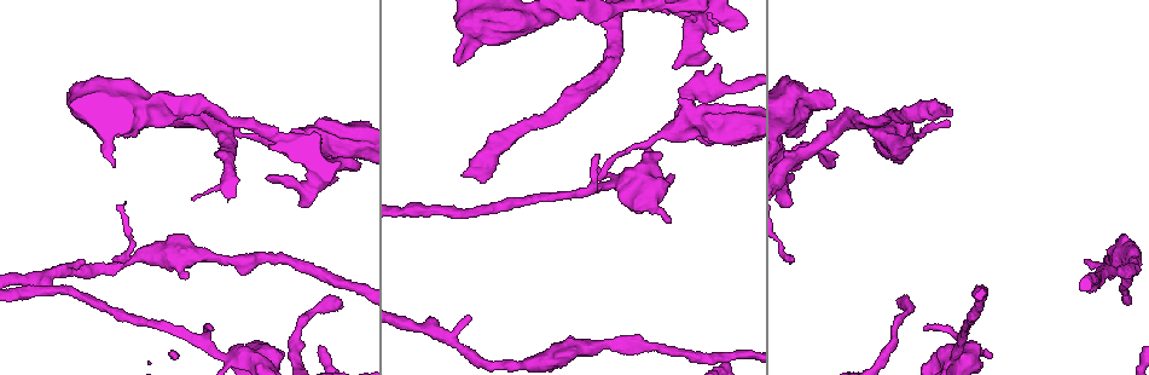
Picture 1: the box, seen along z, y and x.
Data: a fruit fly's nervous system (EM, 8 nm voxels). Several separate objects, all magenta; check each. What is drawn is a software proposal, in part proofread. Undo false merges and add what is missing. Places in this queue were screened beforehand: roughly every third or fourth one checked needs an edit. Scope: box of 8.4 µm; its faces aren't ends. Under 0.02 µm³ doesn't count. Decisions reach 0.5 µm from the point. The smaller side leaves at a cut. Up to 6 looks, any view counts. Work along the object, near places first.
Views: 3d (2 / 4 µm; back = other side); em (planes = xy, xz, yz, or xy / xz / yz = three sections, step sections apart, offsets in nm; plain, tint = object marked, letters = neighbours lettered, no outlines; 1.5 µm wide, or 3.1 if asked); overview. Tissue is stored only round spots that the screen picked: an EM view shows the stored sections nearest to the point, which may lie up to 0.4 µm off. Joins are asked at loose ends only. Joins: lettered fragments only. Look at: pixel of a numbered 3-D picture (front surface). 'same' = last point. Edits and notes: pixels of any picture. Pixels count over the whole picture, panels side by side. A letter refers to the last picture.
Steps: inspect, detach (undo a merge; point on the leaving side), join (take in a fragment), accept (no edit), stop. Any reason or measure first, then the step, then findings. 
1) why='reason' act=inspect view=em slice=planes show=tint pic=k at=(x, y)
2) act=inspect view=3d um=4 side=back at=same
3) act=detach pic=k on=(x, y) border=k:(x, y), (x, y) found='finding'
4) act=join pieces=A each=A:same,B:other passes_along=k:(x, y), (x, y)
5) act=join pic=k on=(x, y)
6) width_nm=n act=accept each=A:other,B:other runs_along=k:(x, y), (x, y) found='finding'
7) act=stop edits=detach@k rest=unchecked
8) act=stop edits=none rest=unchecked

why='tapers out' act=inspect view=em slice=xy step=4 show=tint pic=1 at=(899, 299)

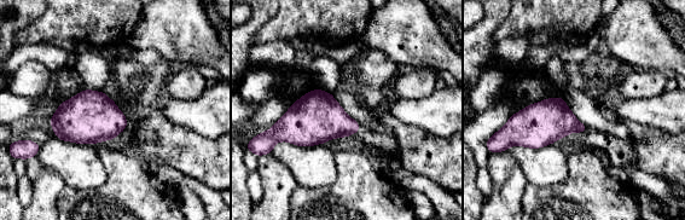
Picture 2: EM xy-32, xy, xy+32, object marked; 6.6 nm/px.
act=inspect view=em slice=planes show=letters at=same

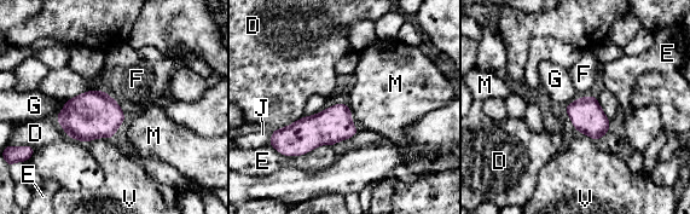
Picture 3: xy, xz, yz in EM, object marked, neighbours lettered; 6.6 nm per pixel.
width_nm=200 act=accept each=D:other,E:other,F:other,G:other,J:other,M:other,V:other border=3:(67, 100), (54, 116) found='none of them fits'

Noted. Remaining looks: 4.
why='branch stops here' act=inspect view=em slice=planes show=plain pic=1 at=(787, 206)

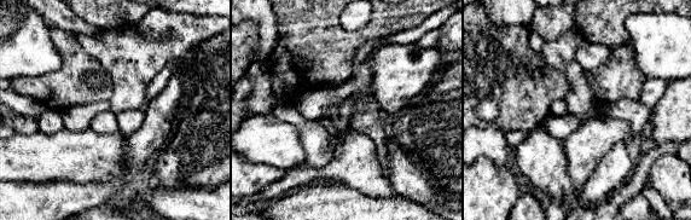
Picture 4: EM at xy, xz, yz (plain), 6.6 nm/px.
why='what lies round it' act=inspect view=em slice=planes show=letters at=same

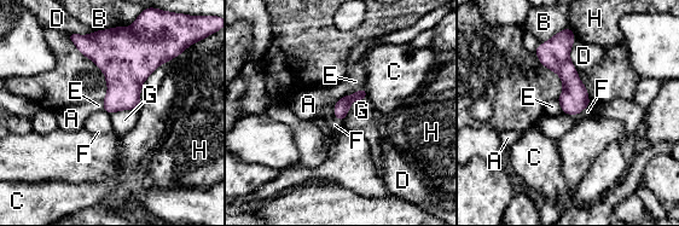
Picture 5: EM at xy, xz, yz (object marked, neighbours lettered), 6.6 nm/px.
act=accept each=A:other,B:other,C:other,D:other,E:other,F:other,G:other,H:other border=5:(590, 104), (576, 114), (562, 112) found='no lettered fragment goes on from it'

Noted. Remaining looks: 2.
act=inspect view=em slice=planes show=plain pic=1 at=(989, 352)

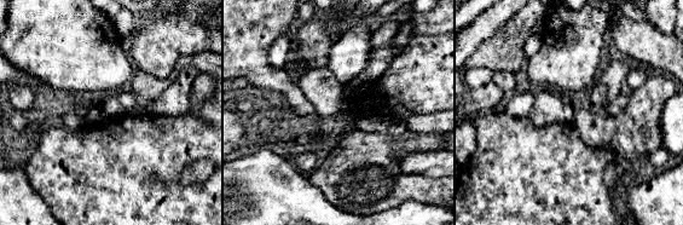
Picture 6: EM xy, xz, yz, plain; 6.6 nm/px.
why='what lies round it' act=inspect view=em slice=planes show=letters at=same

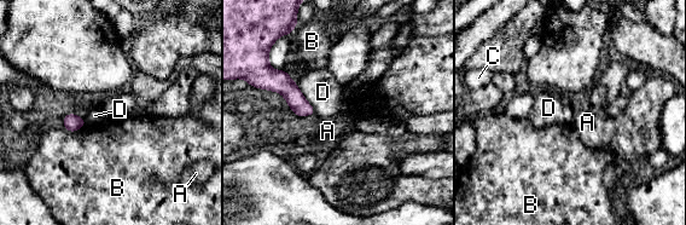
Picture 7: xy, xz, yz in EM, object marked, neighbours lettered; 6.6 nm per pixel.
width_nm=120 act=accept each=A:other,B:other,C:other,D:other border=7:(283, 70), (294, 81), (315, 113) found='none of them fits'

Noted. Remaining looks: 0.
act=stop edits=none rest=unchecked

